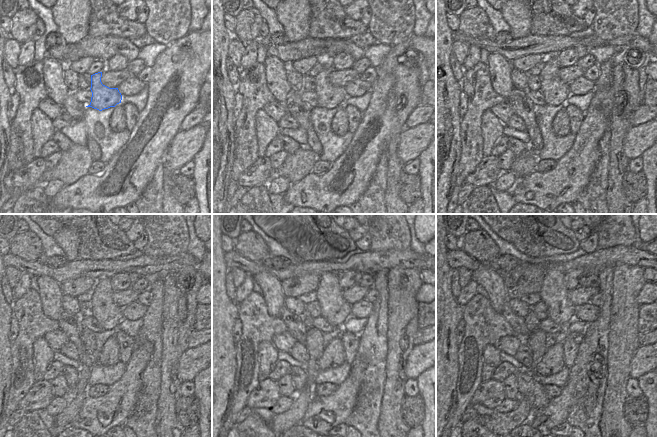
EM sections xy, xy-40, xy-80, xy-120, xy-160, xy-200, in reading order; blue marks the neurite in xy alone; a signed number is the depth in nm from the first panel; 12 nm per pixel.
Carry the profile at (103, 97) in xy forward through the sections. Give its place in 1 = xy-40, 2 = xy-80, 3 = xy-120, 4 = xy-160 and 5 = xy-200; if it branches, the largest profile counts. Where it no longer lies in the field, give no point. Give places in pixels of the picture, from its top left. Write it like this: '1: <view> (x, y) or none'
1: xy-40 (329, 96)
2: xy-80 (555, 91)
3: xy-120 (108, 314)
4: xy-160 (335, 309)
5: xy-200 (554, 294)

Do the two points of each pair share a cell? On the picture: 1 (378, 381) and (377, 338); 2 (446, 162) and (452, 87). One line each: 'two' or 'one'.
1: one
2: one

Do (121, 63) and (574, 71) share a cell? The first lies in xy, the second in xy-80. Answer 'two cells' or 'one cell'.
two cells

